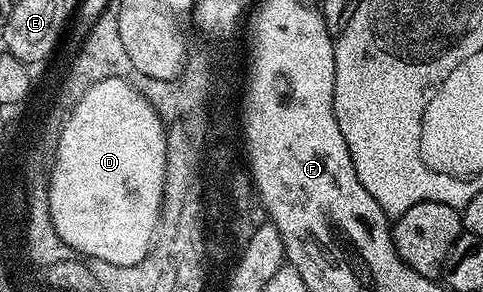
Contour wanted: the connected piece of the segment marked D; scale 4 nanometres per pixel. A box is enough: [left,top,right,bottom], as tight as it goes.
[49,77,170,266]

